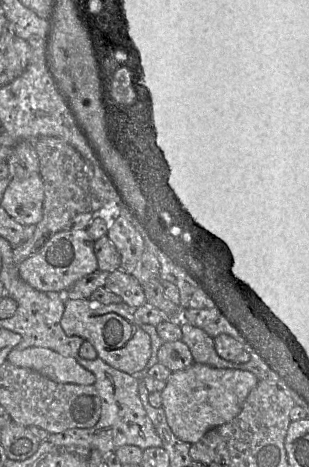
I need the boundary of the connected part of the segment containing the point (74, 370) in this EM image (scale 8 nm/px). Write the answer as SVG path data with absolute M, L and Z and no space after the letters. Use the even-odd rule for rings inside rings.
M14 348L8 354L7 361L18 367L32 369L56 383L94 385L96 381L95 375L74 358L48 348Z

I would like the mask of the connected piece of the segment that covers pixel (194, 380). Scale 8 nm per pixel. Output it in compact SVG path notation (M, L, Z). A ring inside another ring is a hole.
M199 363L172 372L161 392L167 423L178 439L194 444L209 430L232 421L258 382L250 371L215 368Z

